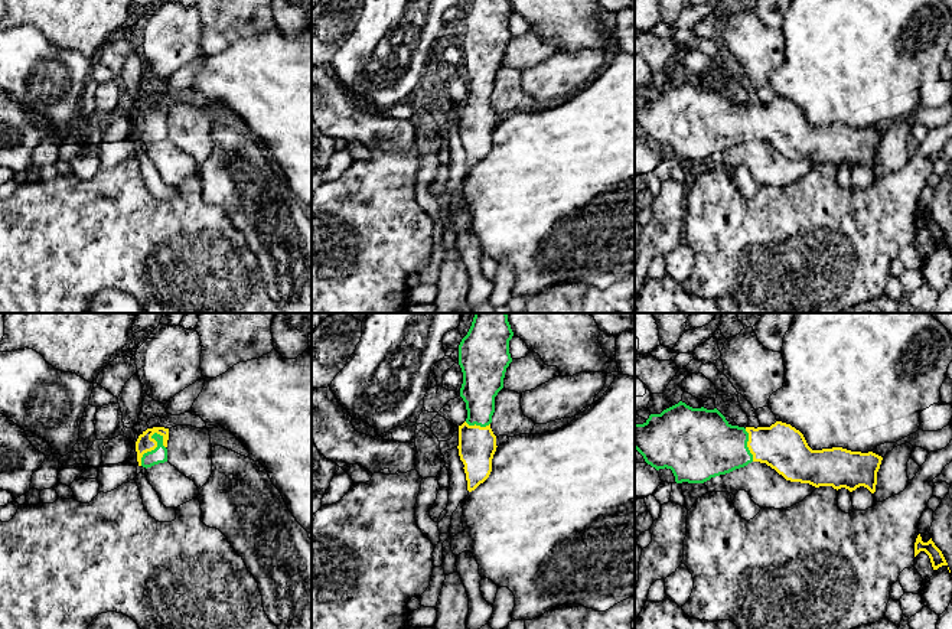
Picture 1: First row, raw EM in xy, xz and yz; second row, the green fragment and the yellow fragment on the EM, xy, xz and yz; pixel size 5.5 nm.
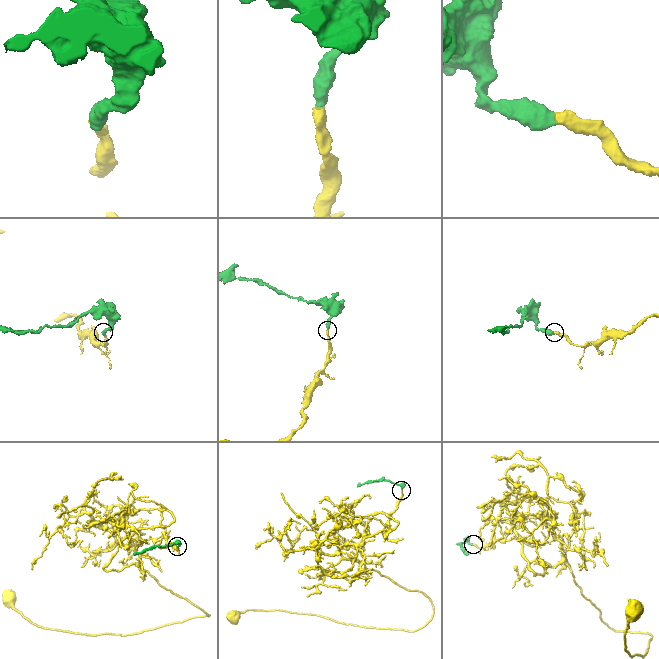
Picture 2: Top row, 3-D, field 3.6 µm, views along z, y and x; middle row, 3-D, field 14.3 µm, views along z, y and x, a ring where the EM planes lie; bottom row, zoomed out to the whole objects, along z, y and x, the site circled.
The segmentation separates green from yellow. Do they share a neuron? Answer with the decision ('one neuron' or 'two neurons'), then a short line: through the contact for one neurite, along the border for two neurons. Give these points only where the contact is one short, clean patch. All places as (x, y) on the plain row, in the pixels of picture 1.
one neuron | xy (159, 132), (156, 124), (144, 120)

